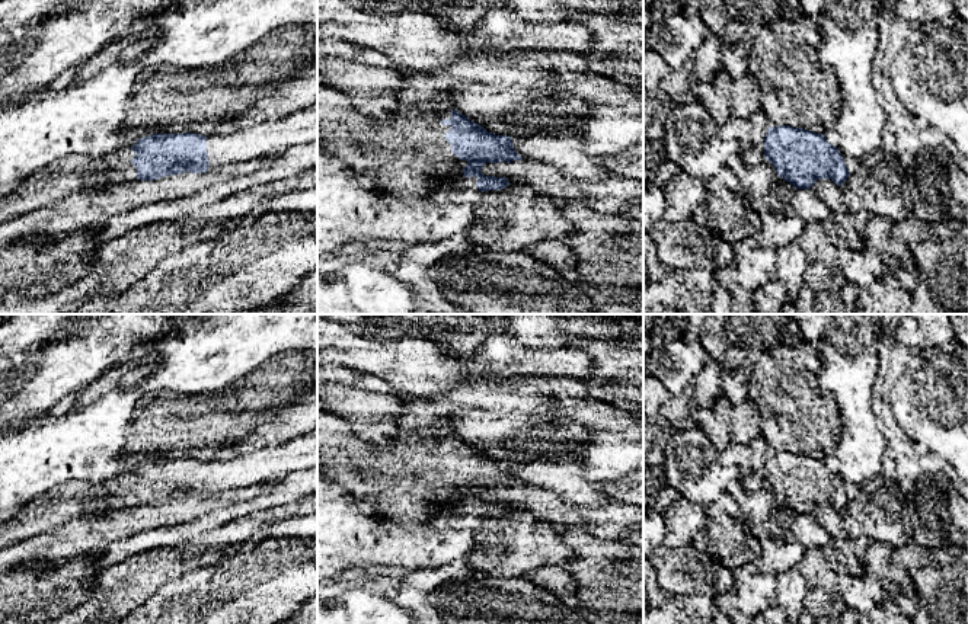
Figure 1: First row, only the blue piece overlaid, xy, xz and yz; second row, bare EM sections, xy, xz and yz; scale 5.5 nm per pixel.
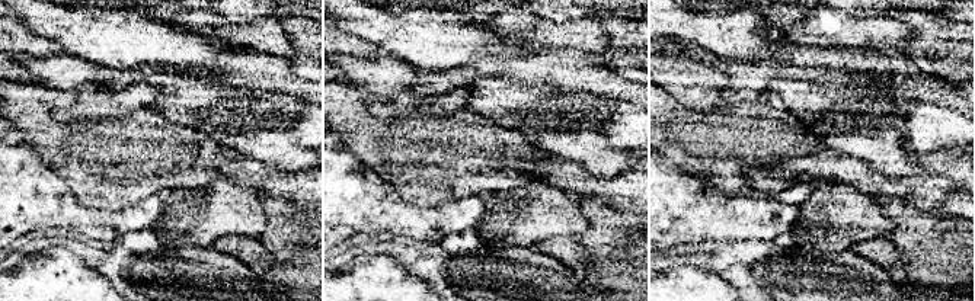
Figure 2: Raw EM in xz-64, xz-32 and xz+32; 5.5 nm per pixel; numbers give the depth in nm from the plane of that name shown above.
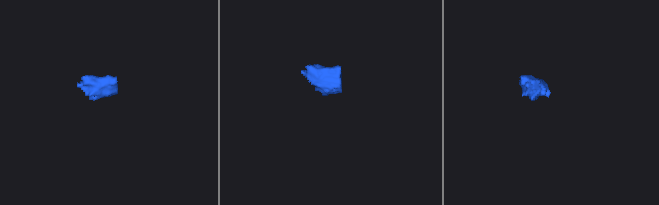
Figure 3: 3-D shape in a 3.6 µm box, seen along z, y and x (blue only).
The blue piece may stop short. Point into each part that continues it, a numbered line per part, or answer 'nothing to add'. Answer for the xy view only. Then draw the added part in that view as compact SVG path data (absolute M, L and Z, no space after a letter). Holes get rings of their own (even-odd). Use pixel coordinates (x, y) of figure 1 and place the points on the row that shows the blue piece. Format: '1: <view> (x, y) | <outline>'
1: xy (271, 138) | M317 102L288 116L207 137L208 172L274 157L295 144L317 140Z
2: xy (73, 173) | M131 147L102 157L68 154L29 176L16 192L0 199L0 223L38 211L84 191L99 191L137 179Z

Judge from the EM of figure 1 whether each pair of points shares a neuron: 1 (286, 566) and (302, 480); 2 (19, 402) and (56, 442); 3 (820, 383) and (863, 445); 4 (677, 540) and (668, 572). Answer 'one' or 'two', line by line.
1: two
2: two
3: one
4: two

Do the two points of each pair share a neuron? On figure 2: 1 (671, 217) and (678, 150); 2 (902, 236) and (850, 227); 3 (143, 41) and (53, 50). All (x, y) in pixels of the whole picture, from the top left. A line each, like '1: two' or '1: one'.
1: two
2: two
3: two

